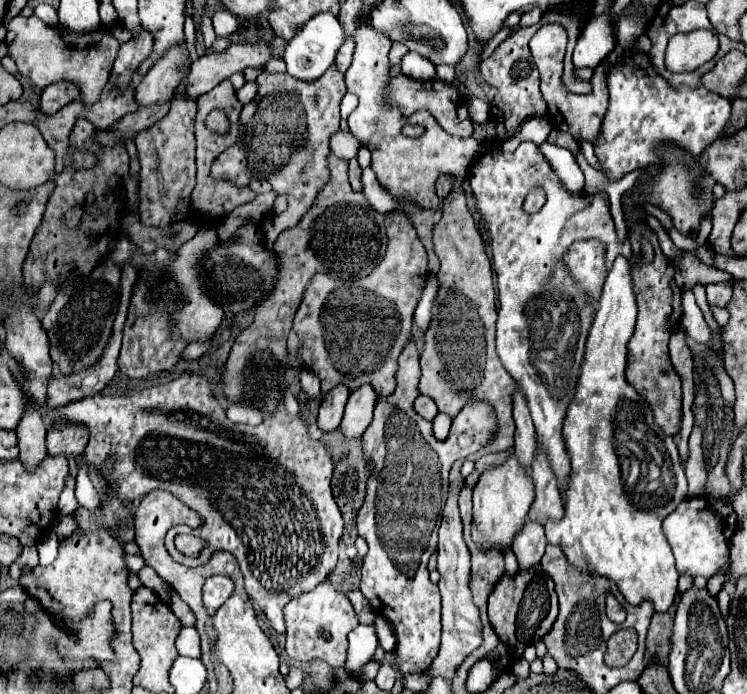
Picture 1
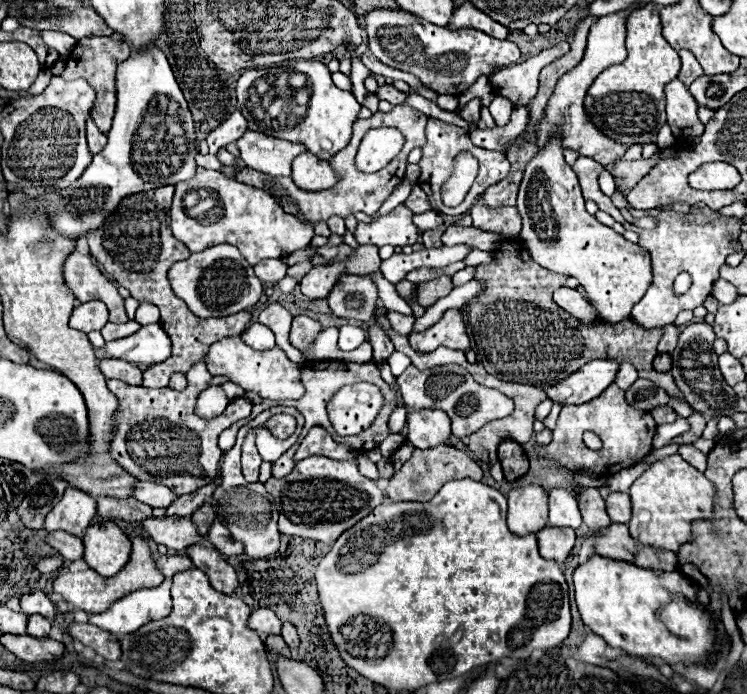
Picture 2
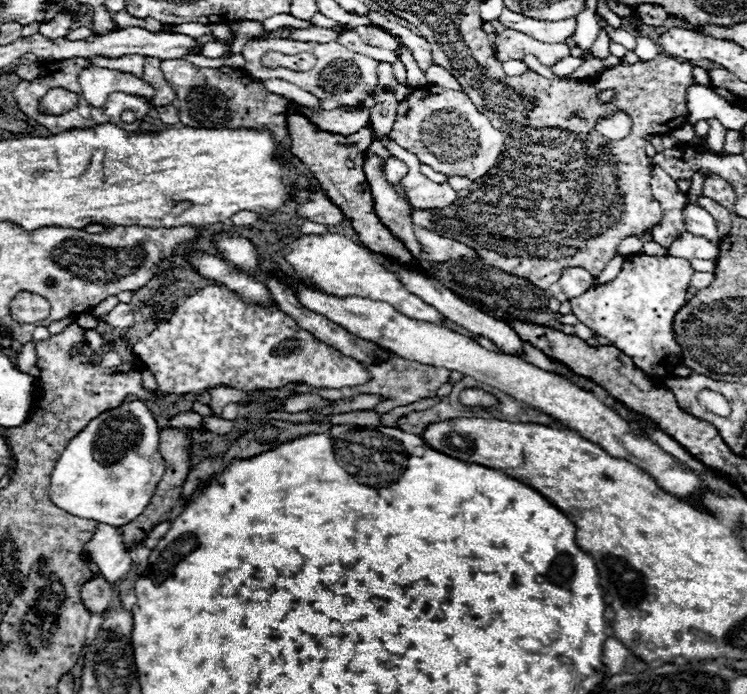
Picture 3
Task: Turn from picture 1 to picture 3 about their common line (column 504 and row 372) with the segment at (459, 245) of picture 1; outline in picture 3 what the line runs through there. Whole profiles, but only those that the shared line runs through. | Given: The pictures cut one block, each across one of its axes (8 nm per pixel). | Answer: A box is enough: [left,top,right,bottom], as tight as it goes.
[294,354,450,414]

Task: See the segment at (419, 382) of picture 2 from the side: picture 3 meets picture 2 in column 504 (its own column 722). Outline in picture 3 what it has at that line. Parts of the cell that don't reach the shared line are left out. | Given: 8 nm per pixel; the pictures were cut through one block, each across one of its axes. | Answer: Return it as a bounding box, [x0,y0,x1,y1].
[698,390,730,416]

